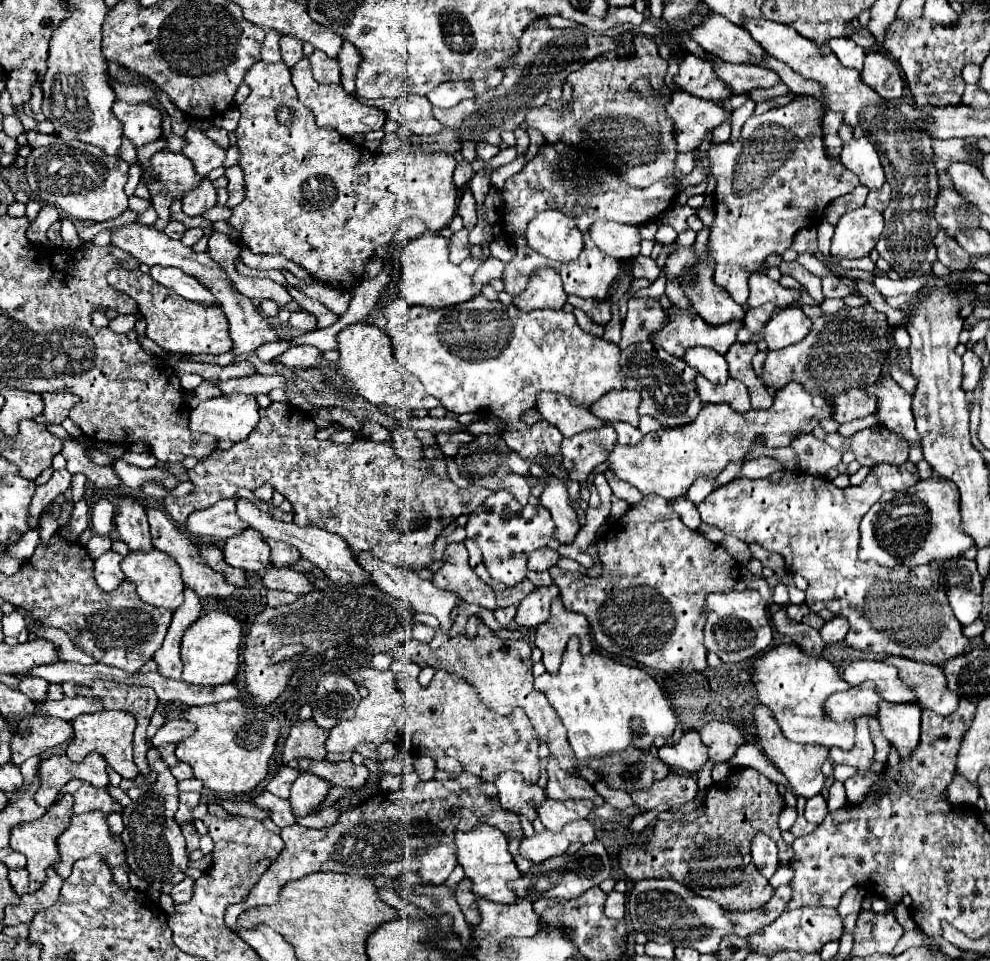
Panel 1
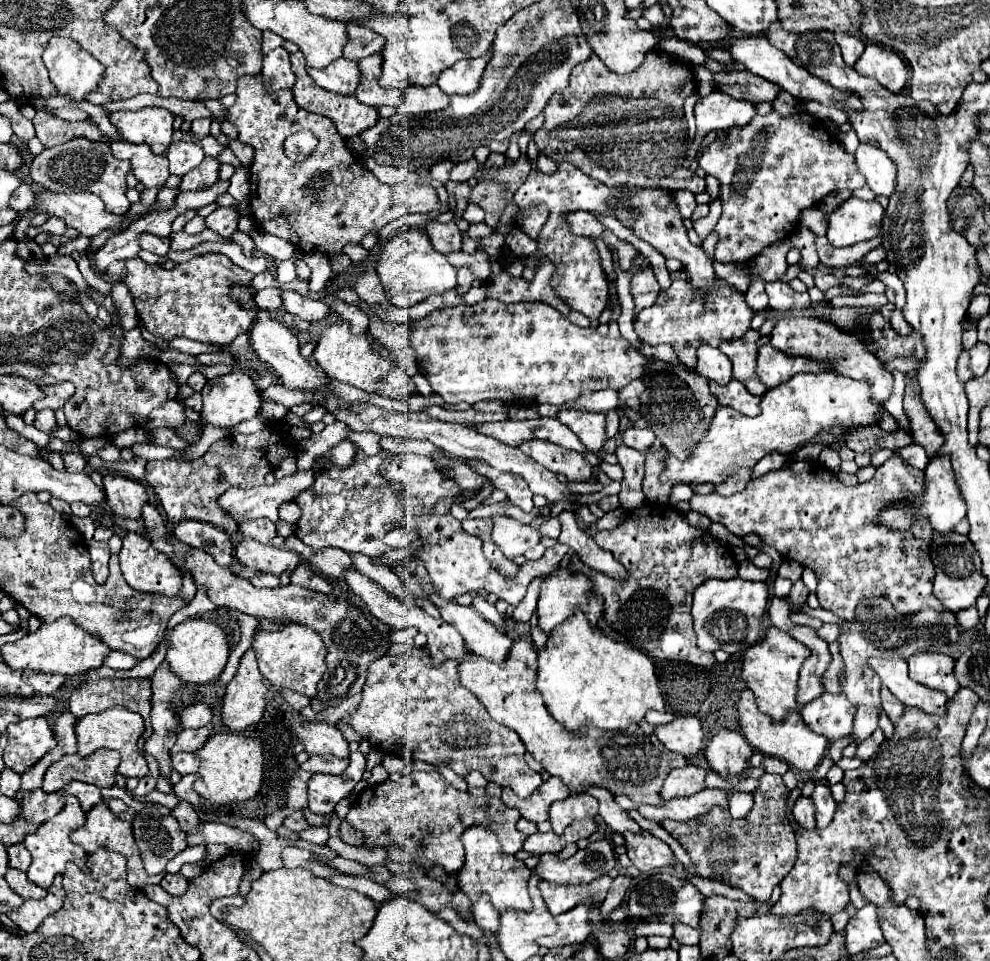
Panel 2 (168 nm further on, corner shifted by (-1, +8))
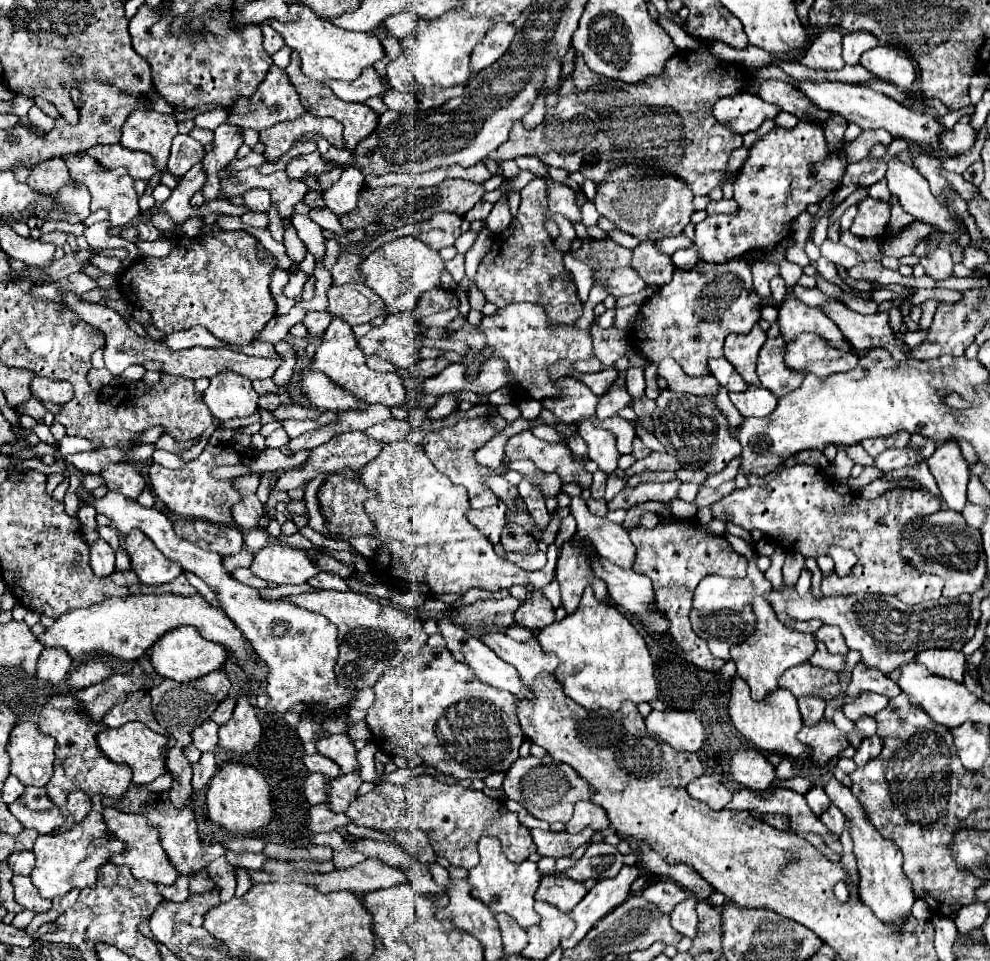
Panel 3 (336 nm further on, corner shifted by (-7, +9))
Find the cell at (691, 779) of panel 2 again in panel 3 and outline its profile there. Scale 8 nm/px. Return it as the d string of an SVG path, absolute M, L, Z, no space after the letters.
M703 774L689 782L687 792L691 798L709 804L711 810L723 810L725 804L731 800L731 792L725 788L725 784L709 774Z

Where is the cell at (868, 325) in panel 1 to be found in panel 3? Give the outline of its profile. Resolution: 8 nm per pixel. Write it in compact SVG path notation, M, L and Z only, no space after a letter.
M781 336L767 339L759 352L759 362L757 362L757 376L761 386L769 388L775 396L791 392L795 386L801 384L801 378L805 374L805 372L795 372L793 368L787 368L783 364L785 344Z

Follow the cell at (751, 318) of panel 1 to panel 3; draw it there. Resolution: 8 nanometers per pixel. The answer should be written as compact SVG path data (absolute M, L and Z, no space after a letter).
M757 260L753 266L753 286L755 286L755 292L761 296L761 300L771 300L771 288L769 288L769 280L779 274L779 268L771 262L763 262L763 260Z

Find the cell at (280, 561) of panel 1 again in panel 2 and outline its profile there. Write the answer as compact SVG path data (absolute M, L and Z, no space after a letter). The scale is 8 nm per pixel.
M257 518L250 521L237 521L239 531L245 535L245 537L251 537L259 543L265 543L269 545L273 541L273 537L277 535L275 533L275 523L267 518Z

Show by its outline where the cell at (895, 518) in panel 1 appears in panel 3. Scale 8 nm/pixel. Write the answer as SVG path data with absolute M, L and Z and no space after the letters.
M949 440L929 456L927 466L931 468L931 474L937 480L937 486L941 490L941 496L945 498L947 508L961 512L967 504L967 462L961 456L961 450L955 440Z

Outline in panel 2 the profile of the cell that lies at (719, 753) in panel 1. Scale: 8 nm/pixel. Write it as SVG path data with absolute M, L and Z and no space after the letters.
M721 729L707 745L707 763L721 777L739 777L749 767L749 757L753 755L753 747L741 737L739 731Z

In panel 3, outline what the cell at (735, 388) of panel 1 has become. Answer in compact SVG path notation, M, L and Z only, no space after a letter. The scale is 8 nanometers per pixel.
M749 388L747 392L729 392L729 398L741 416L763 418L771 414L777 406L777 396L773 396L767 388Z

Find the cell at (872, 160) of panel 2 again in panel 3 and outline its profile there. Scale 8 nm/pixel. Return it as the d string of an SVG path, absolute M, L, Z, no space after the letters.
M893 156L887 160L885 180L891 194L899 200L901 208L913 218L935 224L947 232L955 232L955 220L951 220L947 208L943 208L933 198L927 180L919 176L919 172L913 166Z

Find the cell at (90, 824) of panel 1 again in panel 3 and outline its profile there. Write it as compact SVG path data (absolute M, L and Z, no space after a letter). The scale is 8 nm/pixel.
M105 808L103 810L103 818L105 818L105 824L107 824L107 834L117 838L117 840L121 840L125 844L125 850L121 854L111 856L111 862L127 864L131 868L133 876L139 878L139 880L145 878L145 880L151 880L151 882L163 884L163 886L171 886L175 882L179 872L169 864L167 854L161 848L159 832L153 826L149 826L143 816L139 816L139 814L125 814L125 812L119 812L119 810L113 810L113 808Z

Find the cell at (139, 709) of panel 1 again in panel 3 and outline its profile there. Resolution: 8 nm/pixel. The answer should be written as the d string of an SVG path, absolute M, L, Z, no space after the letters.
M143 690L133 692L131 696L127 696L127 700L123 704L115 704L115 708L111 708L111 712L107 712L107 716L103 716L103 722L107 726L121 726L131 720L139 720L145 726L149 726L153 732L159 732L169 738L169 732L165 728L161 728L159 722L155 720L149 690L147 692L143 692Z

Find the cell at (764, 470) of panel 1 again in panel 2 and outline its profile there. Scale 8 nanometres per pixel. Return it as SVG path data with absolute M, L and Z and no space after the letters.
M741 469L741 473L733 473L733 477L729 477L729 481L719 483L713 489L713 493L717 493L717 495L735 495L735 493L743 491L749 481L751 481L751 469Z

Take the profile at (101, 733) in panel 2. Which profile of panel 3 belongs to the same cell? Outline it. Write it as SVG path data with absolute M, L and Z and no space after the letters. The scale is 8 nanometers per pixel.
M131 722L131 724L123 724L119 728L105 728L103 732L97 734L97 744L101 748L101 752L113 760L113 762L125 762L131 766L133 770L133 782L135 784L149 784L153 782L157 776L165 774L165 756L161 754L161 748L167 744L167 738L161 734L155 734L153 730L149 730L145 724L139 722Z

